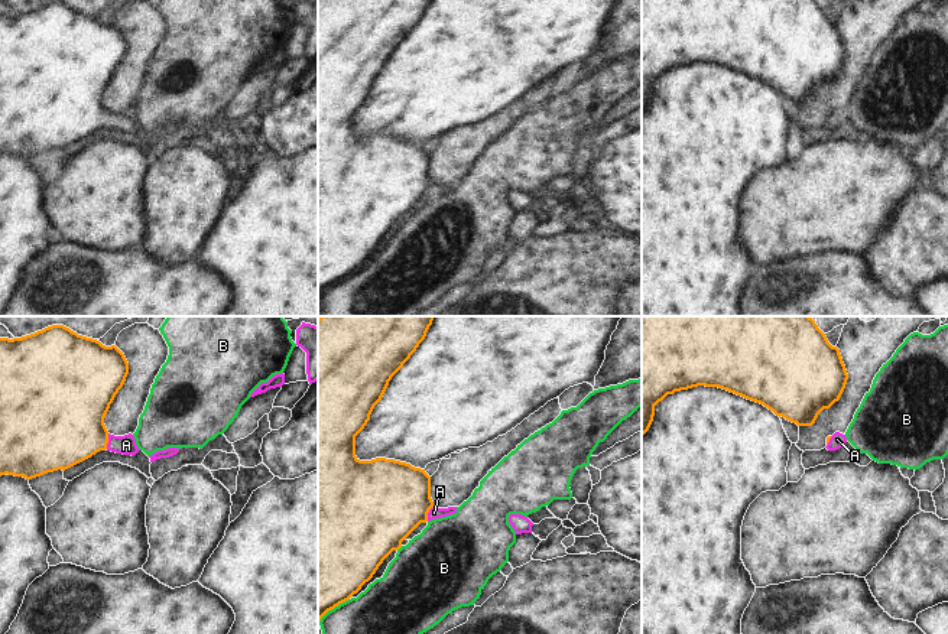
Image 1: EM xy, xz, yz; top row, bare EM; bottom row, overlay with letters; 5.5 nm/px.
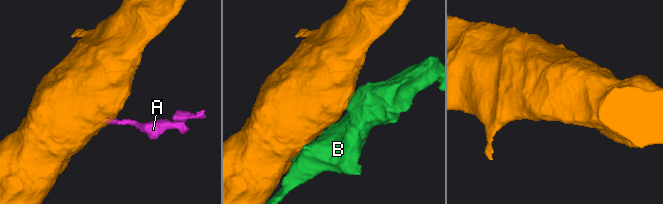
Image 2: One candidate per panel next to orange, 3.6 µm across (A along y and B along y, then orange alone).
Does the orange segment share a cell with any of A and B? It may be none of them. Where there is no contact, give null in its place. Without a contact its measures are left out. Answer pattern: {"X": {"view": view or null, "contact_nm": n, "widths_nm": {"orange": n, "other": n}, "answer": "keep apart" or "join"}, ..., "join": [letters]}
{"A": {"view": "xy", "contact_nm": 90, "widths_nm": {"orange": 440, "other": 110}, "answer": "join"}, "B": {"view": "xz", "contact_nm": 220, "widths_nm": {"orange": 480, "other": 480}, "answer": "keep apart"}, "join": ["A"]}

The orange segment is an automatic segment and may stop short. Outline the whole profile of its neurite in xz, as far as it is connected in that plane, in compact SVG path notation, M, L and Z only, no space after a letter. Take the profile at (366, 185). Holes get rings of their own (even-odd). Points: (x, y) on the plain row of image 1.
M318 0L318 299L357 270L421 199L457 189L434 182L425 146L356 133L356 113L431 1Z

